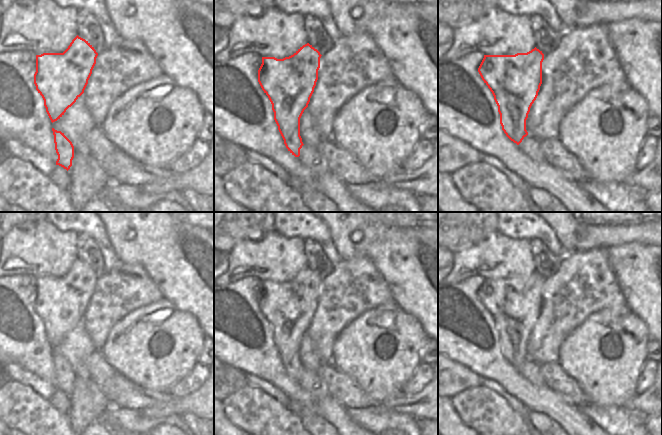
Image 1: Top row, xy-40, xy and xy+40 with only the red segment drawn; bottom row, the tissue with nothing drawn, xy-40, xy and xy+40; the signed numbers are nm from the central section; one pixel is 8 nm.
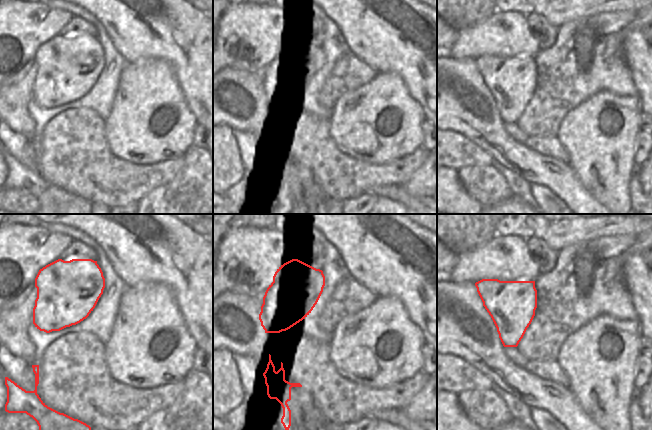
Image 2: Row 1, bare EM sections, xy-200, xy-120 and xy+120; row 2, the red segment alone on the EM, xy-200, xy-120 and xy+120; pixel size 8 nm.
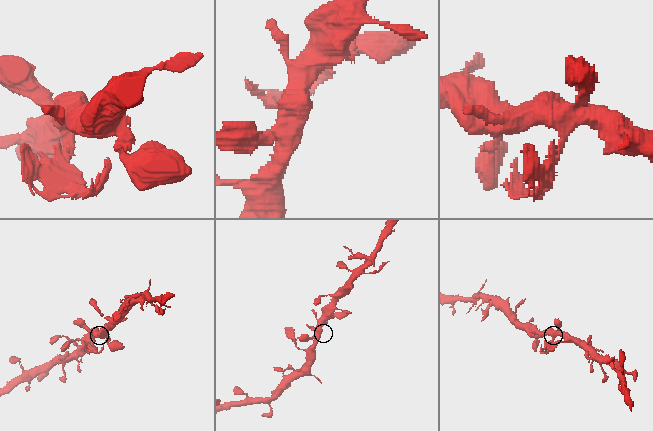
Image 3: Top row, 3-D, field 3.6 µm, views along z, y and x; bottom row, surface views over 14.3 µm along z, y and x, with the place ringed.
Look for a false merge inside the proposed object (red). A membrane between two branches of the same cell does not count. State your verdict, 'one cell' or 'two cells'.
two cells

